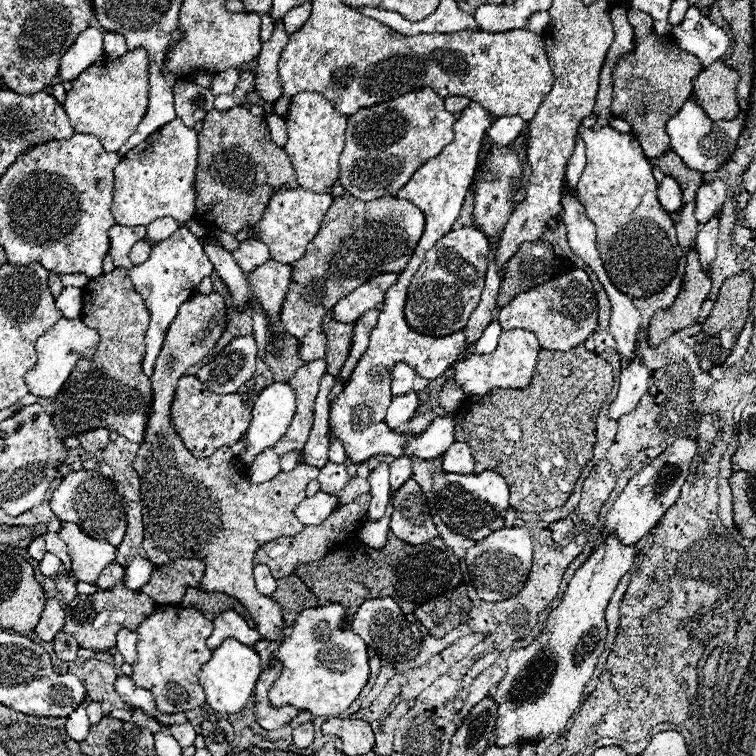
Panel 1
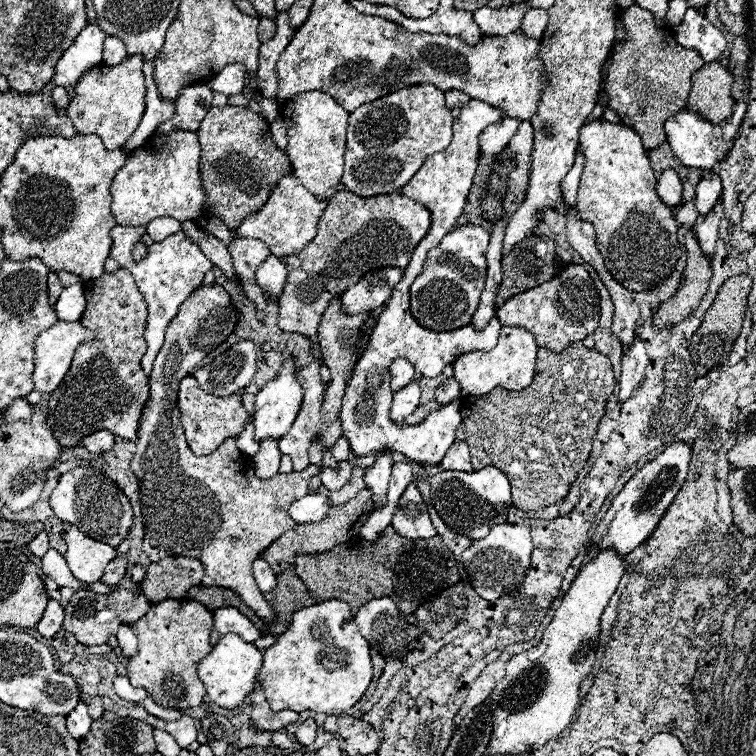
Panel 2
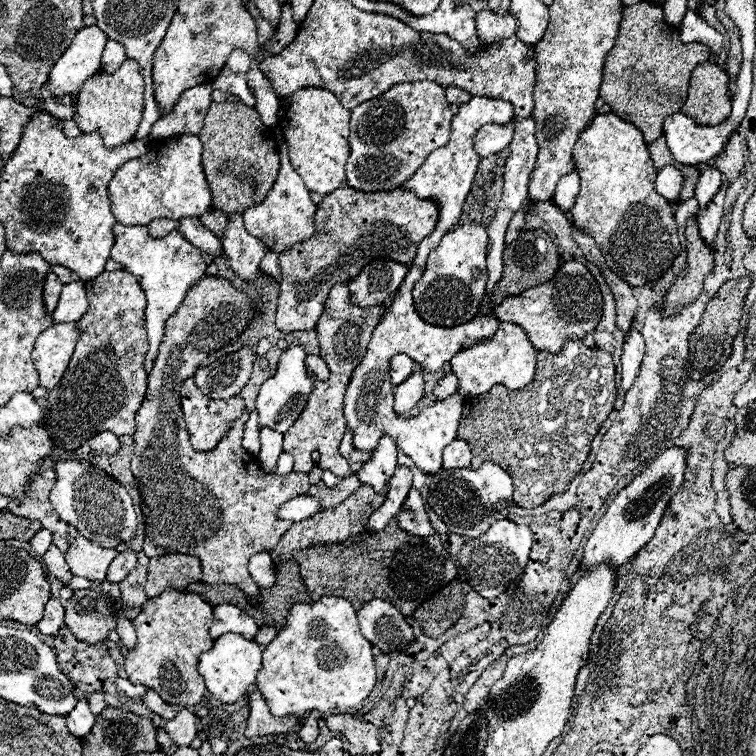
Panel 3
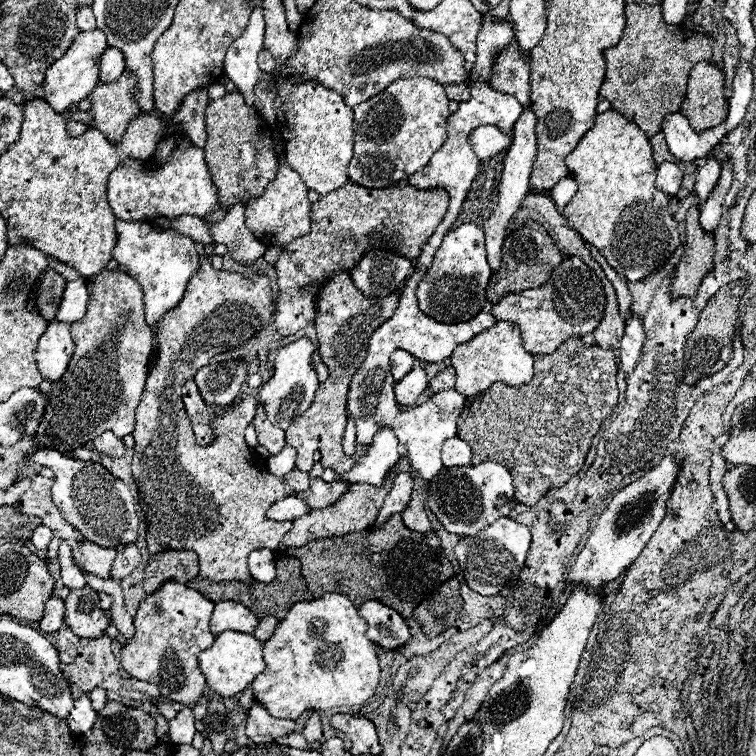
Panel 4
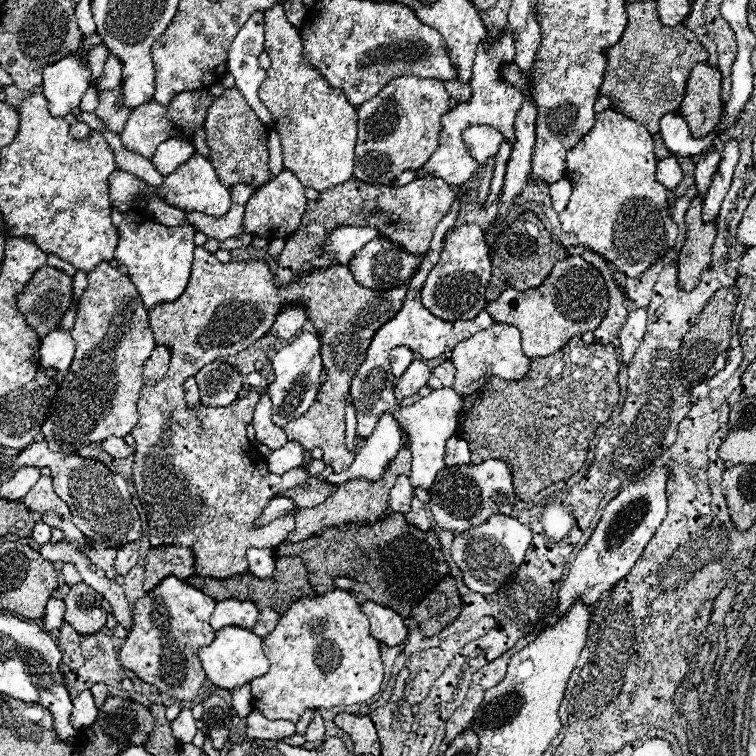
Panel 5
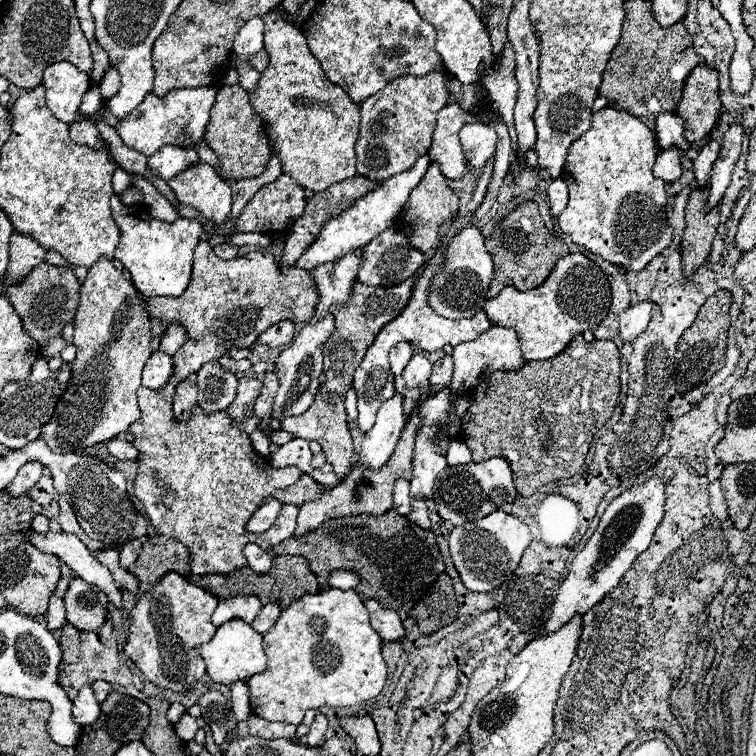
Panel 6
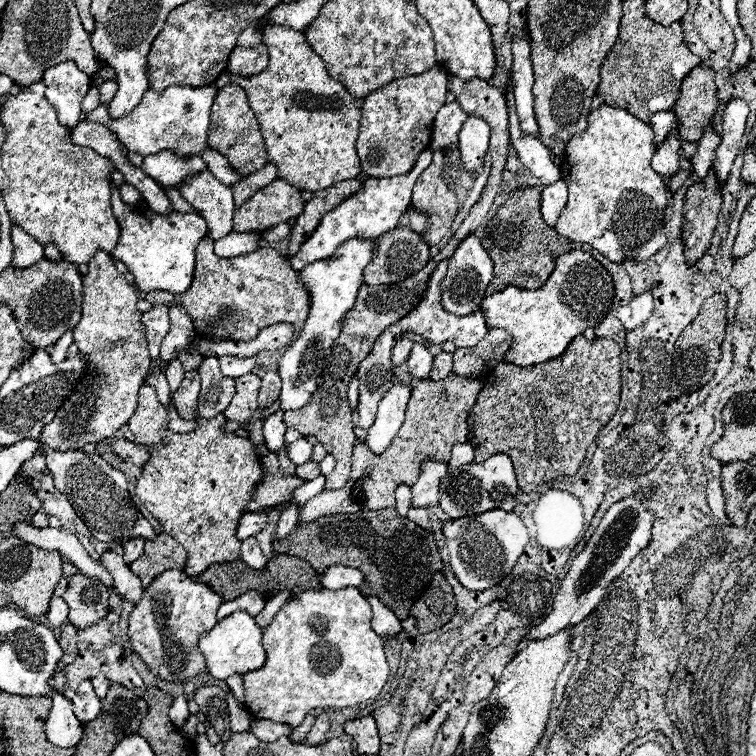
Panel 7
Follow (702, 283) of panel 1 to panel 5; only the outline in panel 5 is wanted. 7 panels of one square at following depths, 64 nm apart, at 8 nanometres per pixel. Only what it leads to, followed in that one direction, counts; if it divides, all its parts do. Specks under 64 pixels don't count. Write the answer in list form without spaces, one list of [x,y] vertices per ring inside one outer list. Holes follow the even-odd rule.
[[[696,196],[686,212],[686,242],[678,256],[678,288],[690,292],[700,280],[698,276],[712,262],[712,244],[716,238],[716,224],[702,222],[702,198]]]

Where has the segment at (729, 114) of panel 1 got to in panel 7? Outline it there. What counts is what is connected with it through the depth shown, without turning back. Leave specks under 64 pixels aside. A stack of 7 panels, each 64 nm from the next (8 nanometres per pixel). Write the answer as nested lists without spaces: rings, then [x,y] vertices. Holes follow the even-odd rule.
[[[696,66],[682,80],[680,98],[674,104],[680,140],[696,142],[704,134],[704,128],[712,124],[712,116],[720,106],[716,92],[714,70],[710,68]]]

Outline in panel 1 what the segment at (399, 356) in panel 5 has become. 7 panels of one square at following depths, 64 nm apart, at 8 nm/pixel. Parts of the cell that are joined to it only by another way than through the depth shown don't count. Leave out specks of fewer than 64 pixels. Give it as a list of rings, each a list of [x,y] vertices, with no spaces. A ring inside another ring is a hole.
[[[398,362],[392,368],[392,396],[404,396],[404,392],[412,392],[414,378],[416,378],[416,372],[412,372],[408,364]]]

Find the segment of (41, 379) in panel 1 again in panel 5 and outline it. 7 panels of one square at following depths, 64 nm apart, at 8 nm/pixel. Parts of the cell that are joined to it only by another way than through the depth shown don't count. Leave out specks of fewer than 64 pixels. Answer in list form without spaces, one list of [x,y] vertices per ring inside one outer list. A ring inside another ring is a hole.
[[[54,328],[40,340],[40,346],[38,346],[40,368],[44,370],[52,368],[56,372],[68,370],[74,358],[74,350],[76,350],[76,344],[70,332],[64,332],[62,328]]]

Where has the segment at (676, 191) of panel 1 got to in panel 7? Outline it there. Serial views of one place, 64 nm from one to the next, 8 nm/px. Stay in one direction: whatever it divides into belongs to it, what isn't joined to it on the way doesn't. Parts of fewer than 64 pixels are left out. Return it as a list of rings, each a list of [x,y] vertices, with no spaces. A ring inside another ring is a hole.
[[[672,134],[668,140],[664,140],[658,148],[656,154],[652,156],[652,168],[660,172],[660,176],[668,178],[674,176],[680,168],[680,140]]]

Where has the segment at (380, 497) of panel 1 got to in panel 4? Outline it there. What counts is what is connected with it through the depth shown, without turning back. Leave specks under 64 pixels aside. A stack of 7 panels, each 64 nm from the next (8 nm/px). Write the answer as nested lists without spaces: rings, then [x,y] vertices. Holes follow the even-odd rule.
[[[382,428],[374,436],[372,446],[368,446],[360,462],[354,464],[350,472],[336,478],[350,482],[364,482],[372,486],[384,486],[388,472],[396,466],[398,460],[400,460],[400,442],[390,428]]]

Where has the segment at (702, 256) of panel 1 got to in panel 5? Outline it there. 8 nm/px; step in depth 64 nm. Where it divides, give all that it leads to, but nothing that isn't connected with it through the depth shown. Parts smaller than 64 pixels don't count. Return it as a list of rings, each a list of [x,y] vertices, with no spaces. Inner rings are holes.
[[[728,140],[724,146],[724,152],[722,152],[722,160],[720,160],[716,178],[712,180],[712,184],[704,196],[704,204],[702,204],[704,222],[716,222],[716,218],[720,214],[722,200],[732,184],[732,174],[734,174],[734,168],[738,164],[738,156],[740,154],[738,154],[736,140]]]

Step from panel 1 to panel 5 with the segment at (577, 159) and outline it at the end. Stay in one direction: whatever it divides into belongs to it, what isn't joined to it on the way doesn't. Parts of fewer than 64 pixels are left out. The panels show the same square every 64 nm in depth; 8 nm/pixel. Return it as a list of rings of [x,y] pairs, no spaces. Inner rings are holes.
[[[566,178],[550,184],[550,198],[552,198],[552,206],[554,206],[556,212],[560,212],[560,210],[566,208],[570,192],[572,192],[572,184]]]

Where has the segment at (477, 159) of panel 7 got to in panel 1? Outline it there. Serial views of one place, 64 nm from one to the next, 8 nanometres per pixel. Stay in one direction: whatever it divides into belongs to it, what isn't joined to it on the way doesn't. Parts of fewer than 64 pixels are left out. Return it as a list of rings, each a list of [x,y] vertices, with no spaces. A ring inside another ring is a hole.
[[[504,116],[496,118],[496,122],[486,130],[488,144],[508,146],[518,138],[518,134],[526,128],[526,122],[520,116]]]

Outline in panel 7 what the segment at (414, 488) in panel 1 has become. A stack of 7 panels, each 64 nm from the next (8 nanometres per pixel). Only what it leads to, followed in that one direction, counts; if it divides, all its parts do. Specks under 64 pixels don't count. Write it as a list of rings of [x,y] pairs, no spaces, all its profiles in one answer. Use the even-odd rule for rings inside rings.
[[[412,506],[412,508],[410,508],[410,512],[408,512],[408,518],[410,518],[412,522],[416,522],[420,528],[426,528],[426,530],[430,530],[430,528],[432,528],[428,508],[416,508],[416,506]]]

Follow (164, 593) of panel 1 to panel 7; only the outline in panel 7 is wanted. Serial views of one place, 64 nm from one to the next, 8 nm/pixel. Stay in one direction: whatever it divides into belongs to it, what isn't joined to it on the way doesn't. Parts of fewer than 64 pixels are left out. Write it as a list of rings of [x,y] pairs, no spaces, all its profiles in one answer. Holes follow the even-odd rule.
[[[160,534],[154,540],[146,540],[144,554],[136,562],[132,562],[130,568],[132,572],[136,572],[136,576],[140,576],[144,588],[148,588],[158,574],[170,568],[184,570],[184,564],[186,550],[182,548],[182,544],[166,534]]]

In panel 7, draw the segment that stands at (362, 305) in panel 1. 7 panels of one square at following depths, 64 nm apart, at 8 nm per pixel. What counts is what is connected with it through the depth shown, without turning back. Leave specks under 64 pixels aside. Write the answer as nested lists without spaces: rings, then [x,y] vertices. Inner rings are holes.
[[[392,228],[376,240],[374,260],[364,268],[364,284],[378,286],[378,284],[400,282],[416,274],[418,270],[422,270],[428,264],[428,260],[430,260],[430,248],[424,244],[424,240],[416,232],[404,230],[404,228]]]

